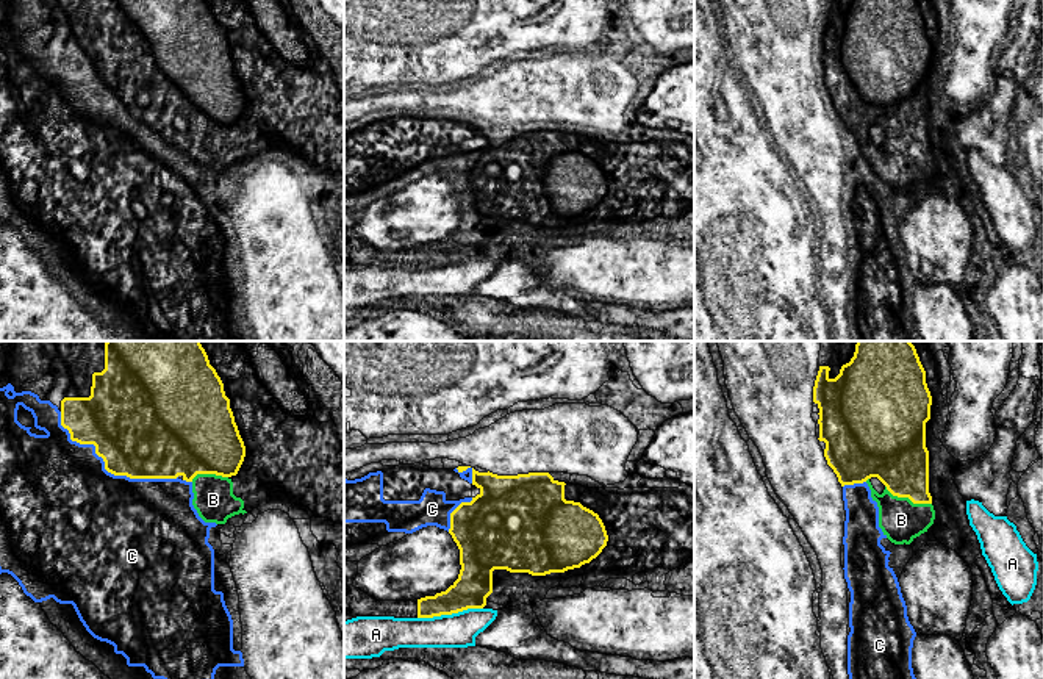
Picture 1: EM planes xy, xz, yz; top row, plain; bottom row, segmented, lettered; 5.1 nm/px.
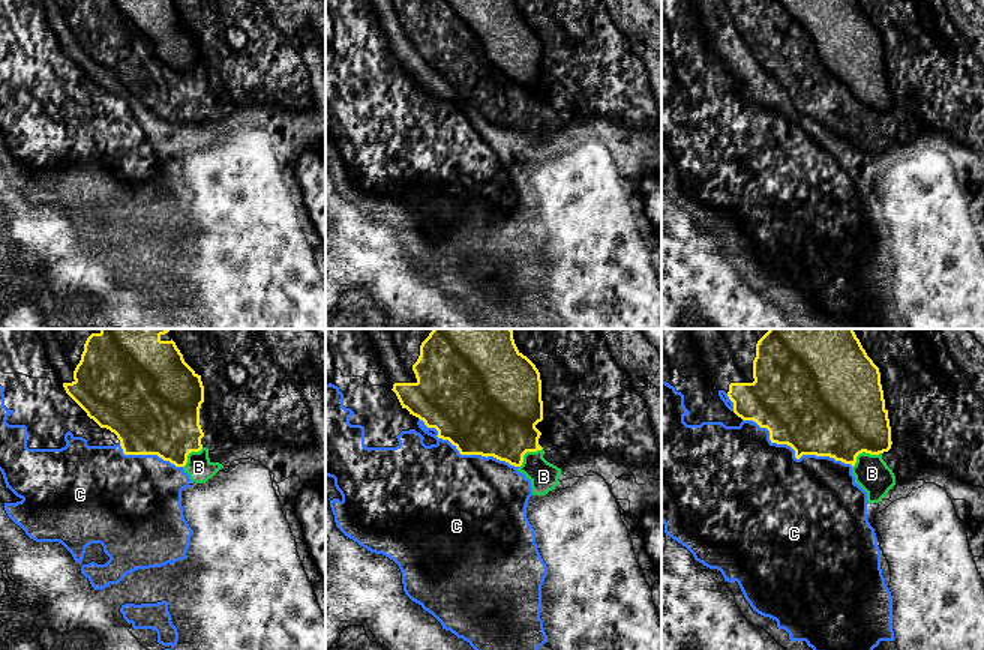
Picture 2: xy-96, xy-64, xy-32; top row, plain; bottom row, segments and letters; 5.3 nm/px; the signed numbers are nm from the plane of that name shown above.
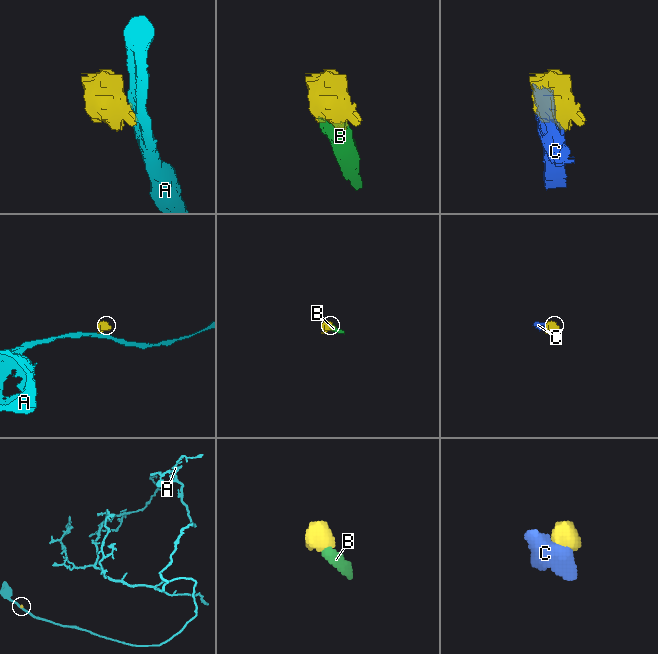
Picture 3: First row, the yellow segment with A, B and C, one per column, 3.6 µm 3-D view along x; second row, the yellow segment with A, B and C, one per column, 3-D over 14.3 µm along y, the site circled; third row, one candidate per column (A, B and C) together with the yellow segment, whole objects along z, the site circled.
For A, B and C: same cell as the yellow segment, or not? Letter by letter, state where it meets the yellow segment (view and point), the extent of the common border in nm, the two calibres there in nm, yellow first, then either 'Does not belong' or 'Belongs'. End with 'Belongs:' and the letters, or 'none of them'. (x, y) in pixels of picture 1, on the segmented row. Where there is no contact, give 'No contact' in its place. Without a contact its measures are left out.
A: Touches yellow at xz (449, 614). Shared border 340 nm. Thickness 190 nm (yellow) against 180 nm. Does not belong
B: Touches yellow at yz (907, 496). Shared border 260 nm. Thickness 320 nm (yellow) against 220 nm. Belongs
C: Touches yellow at xy (105, 468). Shared border 700 nm. Thickness 460 nm (yellow) against 500 nm. Does not belong
Belongs: B

